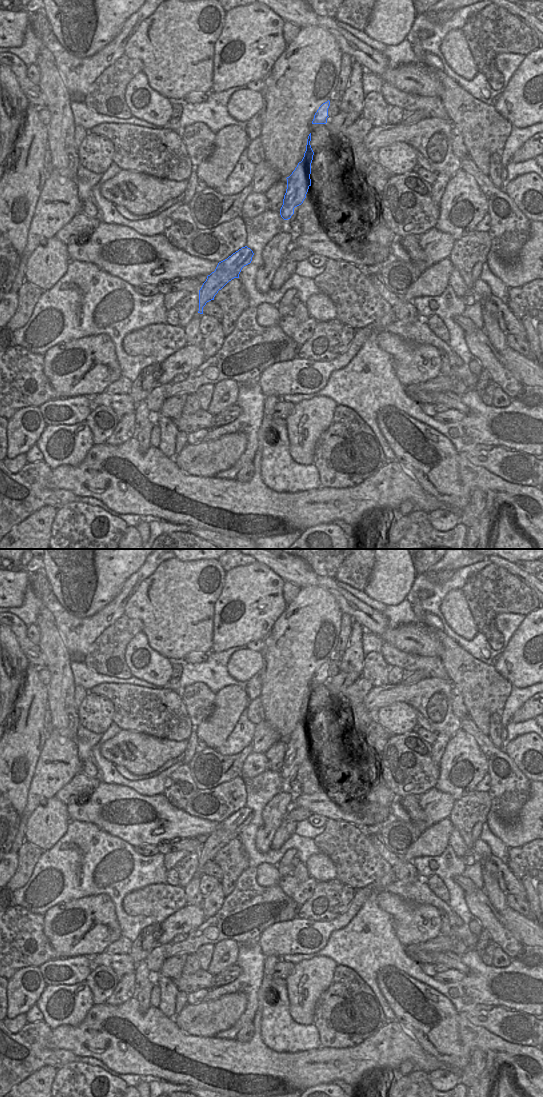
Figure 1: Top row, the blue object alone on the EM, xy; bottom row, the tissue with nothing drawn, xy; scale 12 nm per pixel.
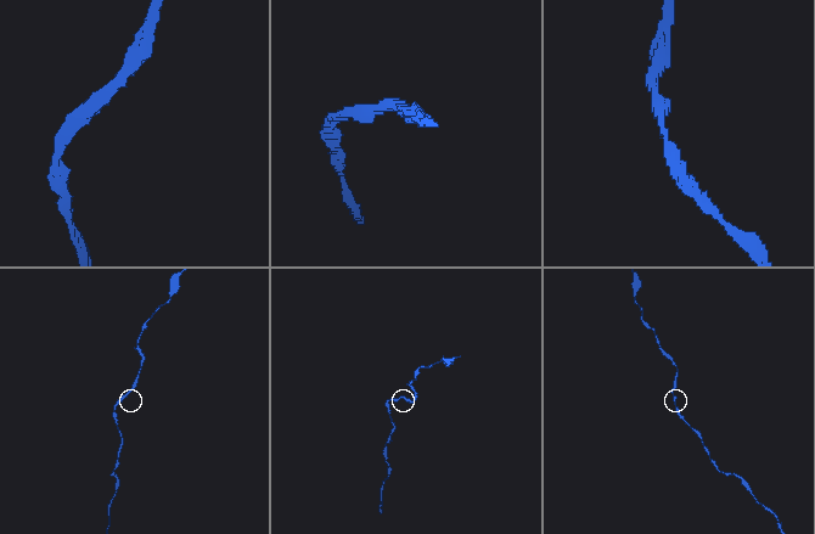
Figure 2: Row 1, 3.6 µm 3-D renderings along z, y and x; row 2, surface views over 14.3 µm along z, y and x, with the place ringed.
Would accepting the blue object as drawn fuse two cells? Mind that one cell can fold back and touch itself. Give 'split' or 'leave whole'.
leave whole

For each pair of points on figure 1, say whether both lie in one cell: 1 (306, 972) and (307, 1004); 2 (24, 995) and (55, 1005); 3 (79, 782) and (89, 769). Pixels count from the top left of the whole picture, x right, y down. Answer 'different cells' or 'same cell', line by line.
1: same cell
2: different cells
3: different cells

